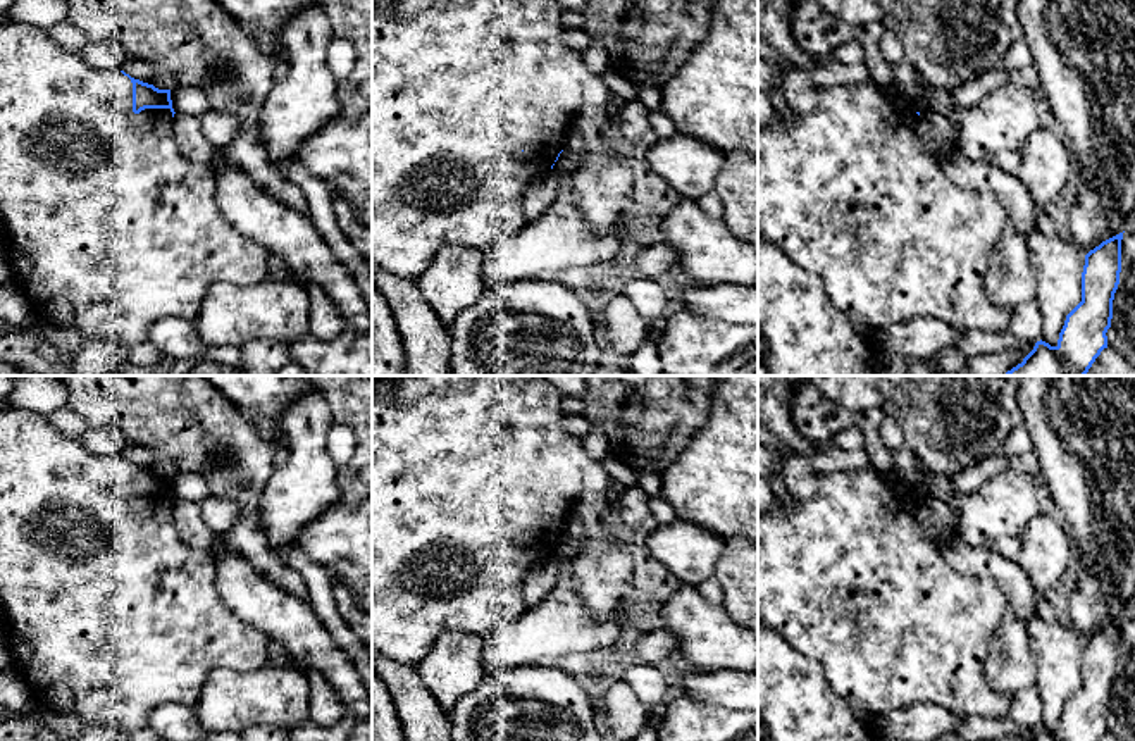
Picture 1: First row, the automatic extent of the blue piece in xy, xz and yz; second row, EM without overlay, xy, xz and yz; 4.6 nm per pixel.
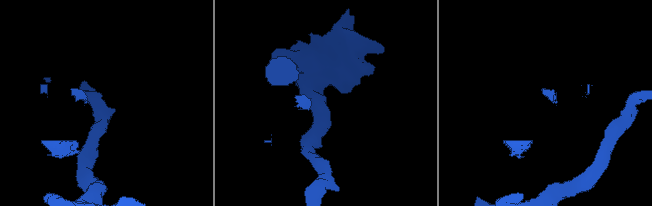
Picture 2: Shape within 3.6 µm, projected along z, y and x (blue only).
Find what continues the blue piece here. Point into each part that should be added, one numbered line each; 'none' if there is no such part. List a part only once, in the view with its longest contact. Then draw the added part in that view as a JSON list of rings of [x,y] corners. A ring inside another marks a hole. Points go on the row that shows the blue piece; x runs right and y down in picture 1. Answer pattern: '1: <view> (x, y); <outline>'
1: xy (111, 228); [[[0,22],[0,224],[14,264],[14,283],[29,300],[36,321],[71,326],[84,341],[114,341],[134,348],[148,341],[150,327],[167,317],[196,321],[214,283],[255,284],[267,277],[267,250],[238,233],[217,205],[214,164],[186,159],[174,138],[171,109],[133,112],[133,83],[121,71],[96,71],[79,53],[60,48],[45,29]]]

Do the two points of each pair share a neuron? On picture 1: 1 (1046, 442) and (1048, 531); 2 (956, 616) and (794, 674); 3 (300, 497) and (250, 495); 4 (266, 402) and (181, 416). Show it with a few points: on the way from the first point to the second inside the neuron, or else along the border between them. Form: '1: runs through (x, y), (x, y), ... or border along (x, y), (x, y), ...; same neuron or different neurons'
1: border along (1061, 524), (1073, 540); different neurons
2: border along (786, 641), (812, 657), (843, 698); different neurons
3: border along (285, 462), (267, 481), (257, 502); different neurons
4: border along (221, 393), (255, 424); different neurons

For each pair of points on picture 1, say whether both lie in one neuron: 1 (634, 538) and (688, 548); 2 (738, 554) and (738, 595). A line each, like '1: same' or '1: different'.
1: different
2: same

